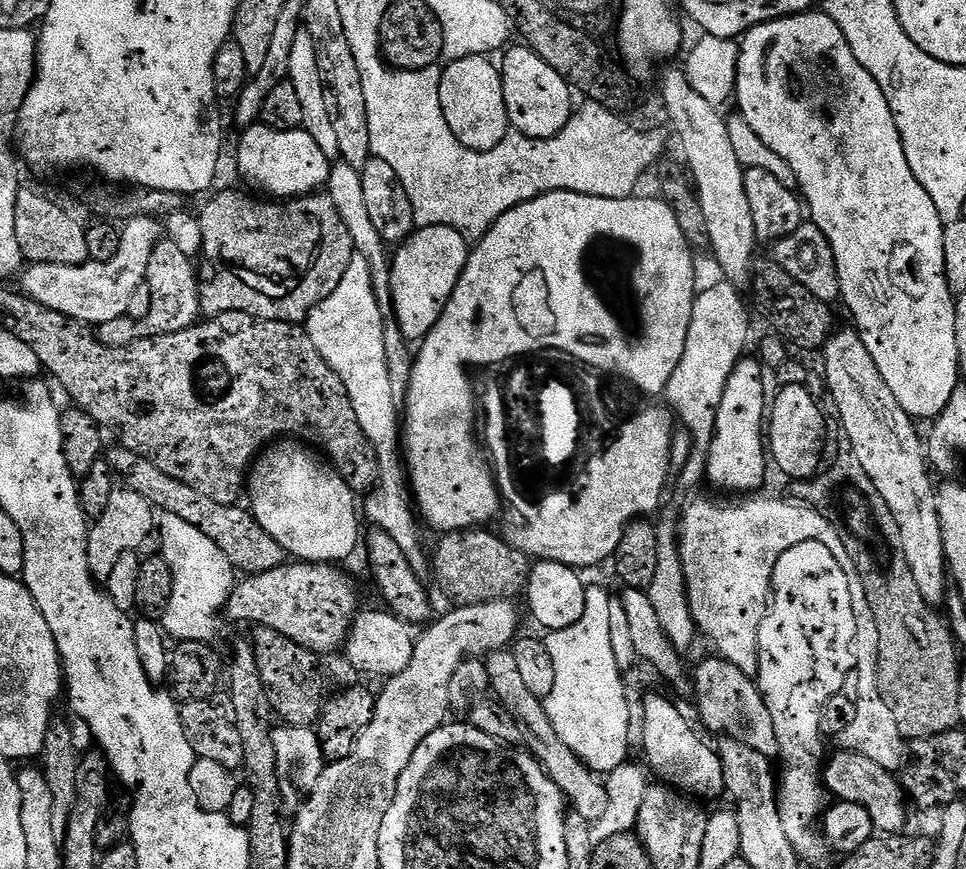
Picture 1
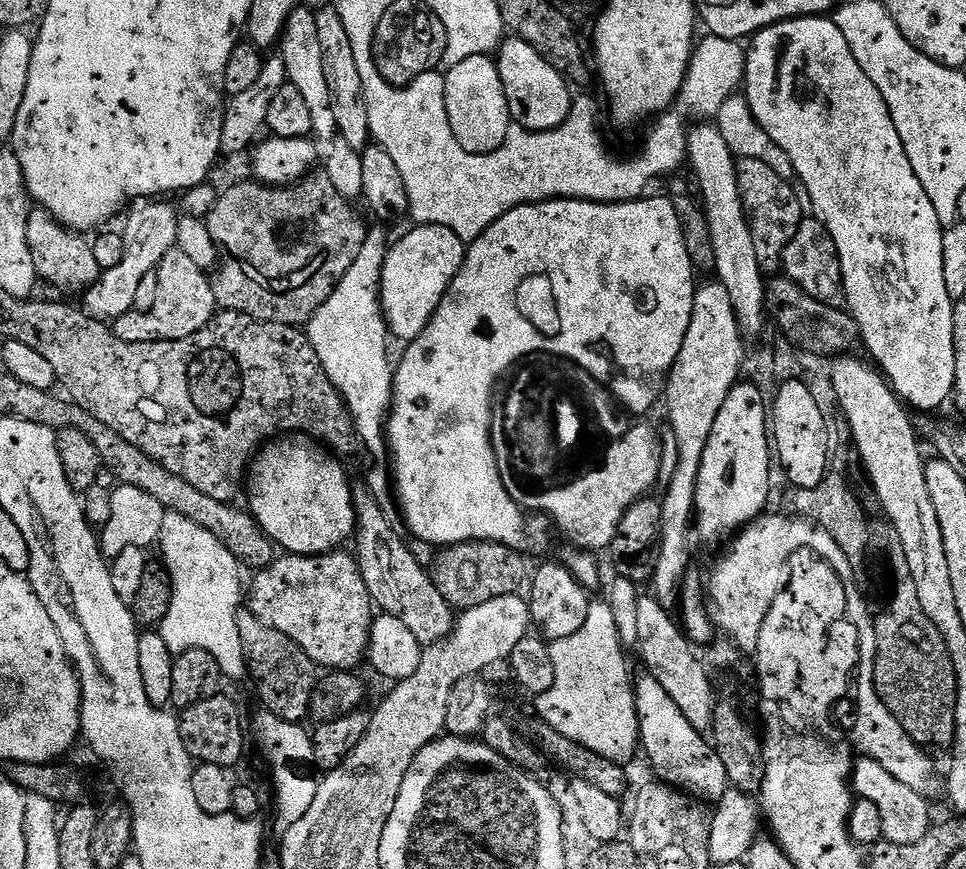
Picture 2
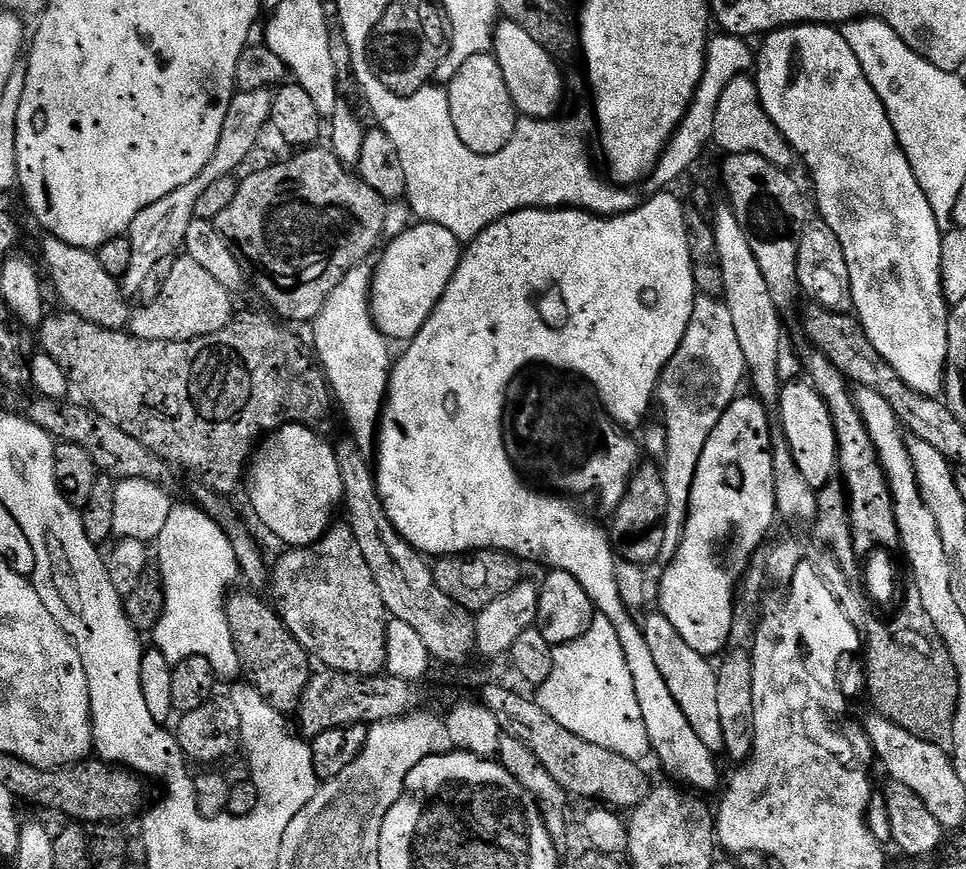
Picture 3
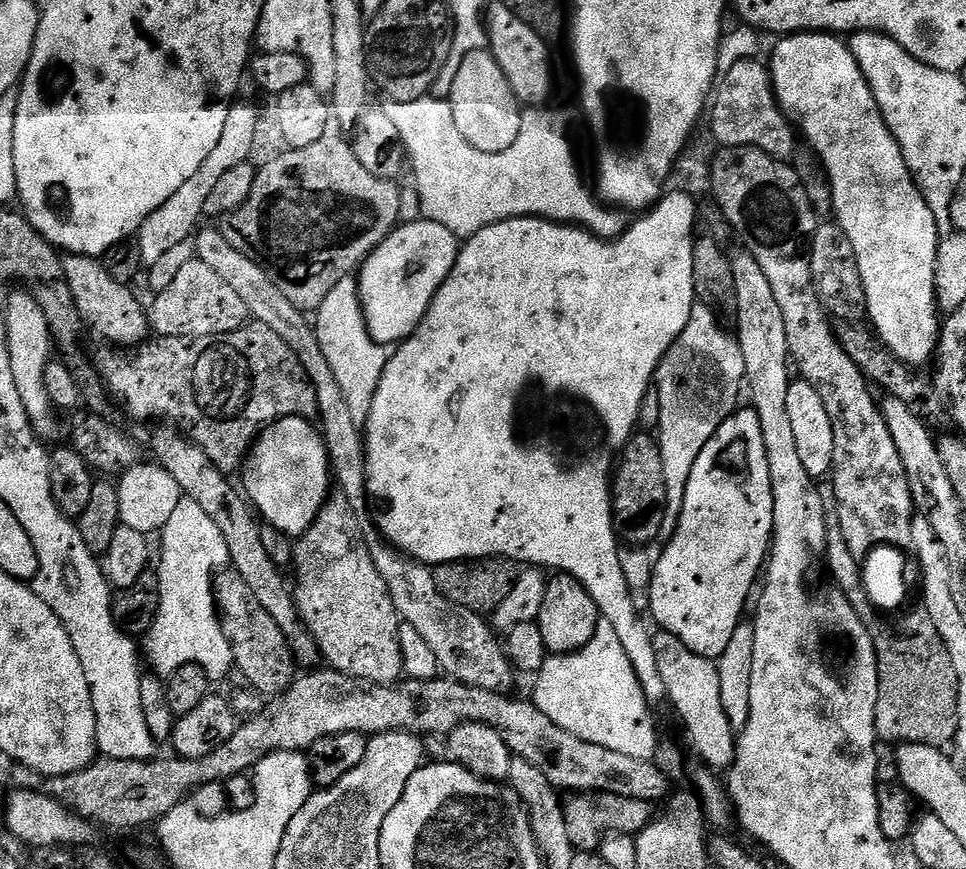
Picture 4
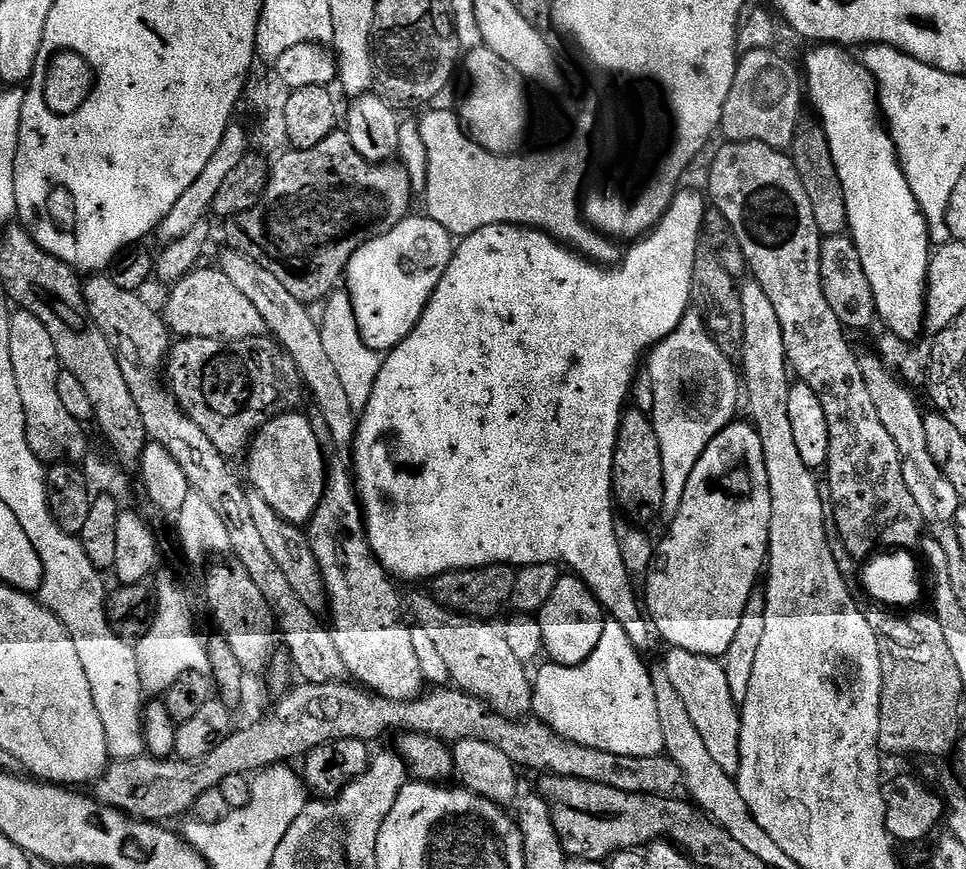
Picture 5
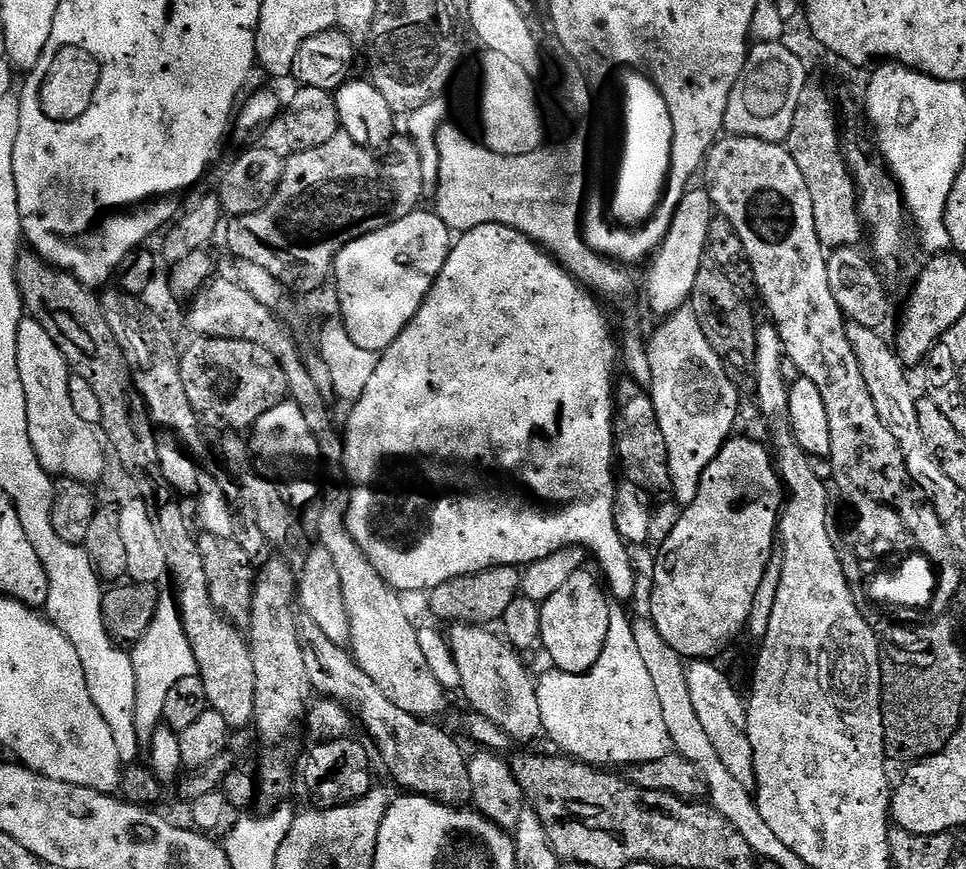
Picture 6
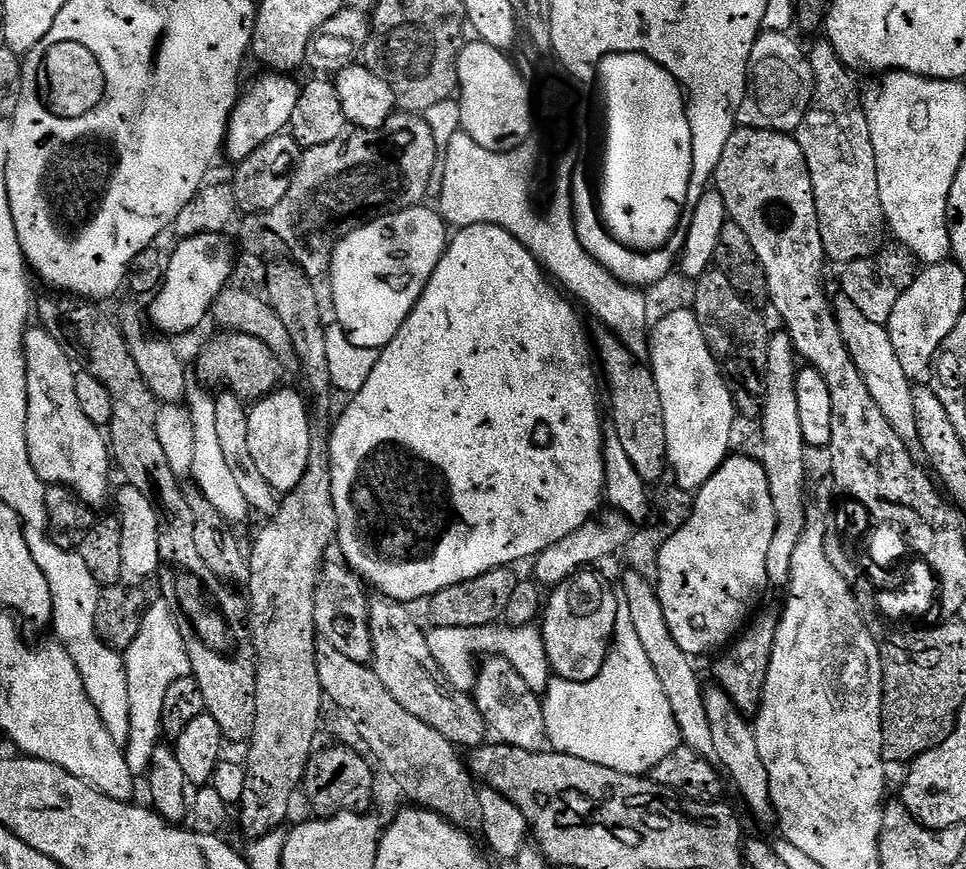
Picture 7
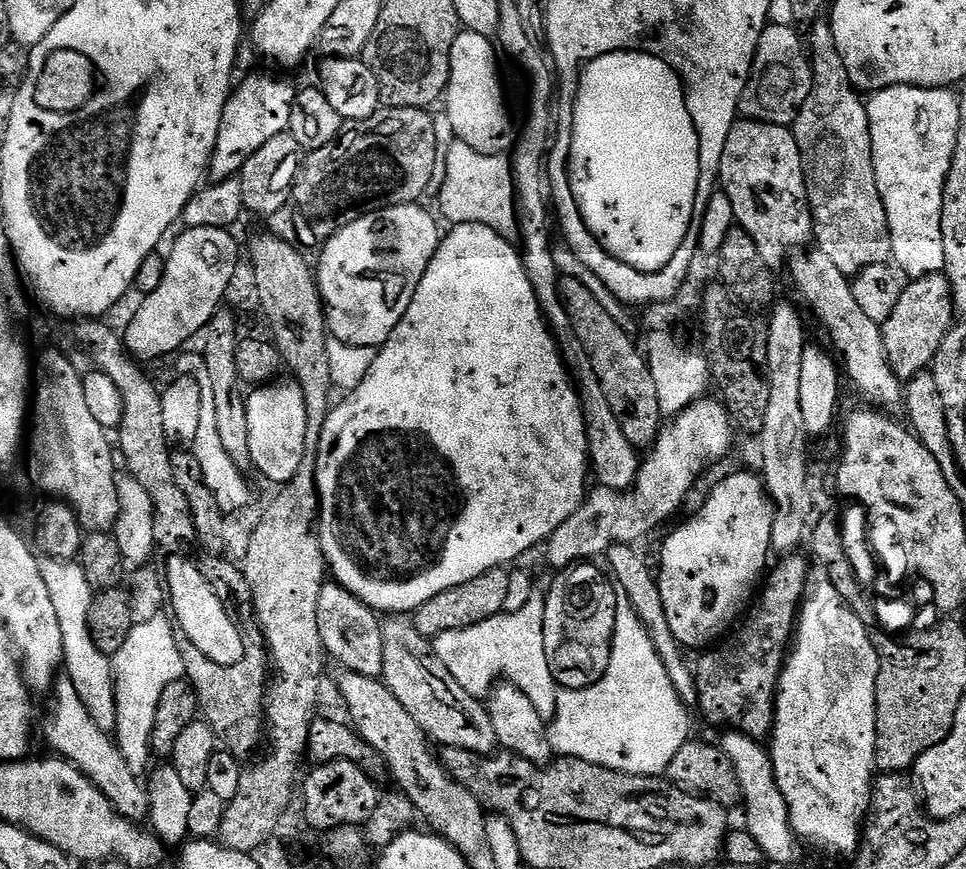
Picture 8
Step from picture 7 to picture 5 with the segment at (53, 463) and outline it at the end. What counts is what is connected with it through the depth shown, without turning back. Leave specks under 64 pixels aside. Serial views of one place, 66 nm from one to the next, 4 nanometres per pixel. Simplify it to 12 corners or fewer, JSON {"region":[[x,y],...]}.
{"region":[[11,313],[10,362],[26,438],[42,462],[89,455],[60,397],[50,330]]}

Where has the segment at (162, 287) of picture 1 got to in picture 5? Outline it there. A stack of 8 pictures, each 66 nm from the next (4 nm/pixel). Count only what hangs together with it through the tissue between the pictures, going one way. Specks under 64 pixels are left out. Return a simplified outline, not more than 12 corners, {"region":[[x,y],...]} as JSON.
{"region":[[219,267],[171,285],[176,338],[263,336],[262,314]]}

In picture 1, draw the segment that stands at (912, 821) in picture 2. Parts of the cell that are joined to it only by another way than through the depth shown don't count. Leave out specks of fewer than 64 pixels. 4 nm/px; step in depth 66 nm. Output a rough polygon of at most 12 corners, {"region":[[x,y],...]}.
{"region":[[843,750],[822,783],[837,801],[869,811],[875,831],[908,824],[901,781],[878,762]]}

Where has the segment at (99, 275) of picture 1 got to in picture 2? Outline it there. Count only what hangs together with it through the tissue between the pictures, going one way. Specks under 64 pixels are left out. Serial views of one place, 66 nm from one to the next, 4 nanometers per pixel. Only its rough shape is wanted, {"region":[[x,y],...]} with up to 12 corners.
{"region":[[144,202],[122,228],[126,254],[83,307],[114,322],[138,286],[176,247],[178,208]]}

